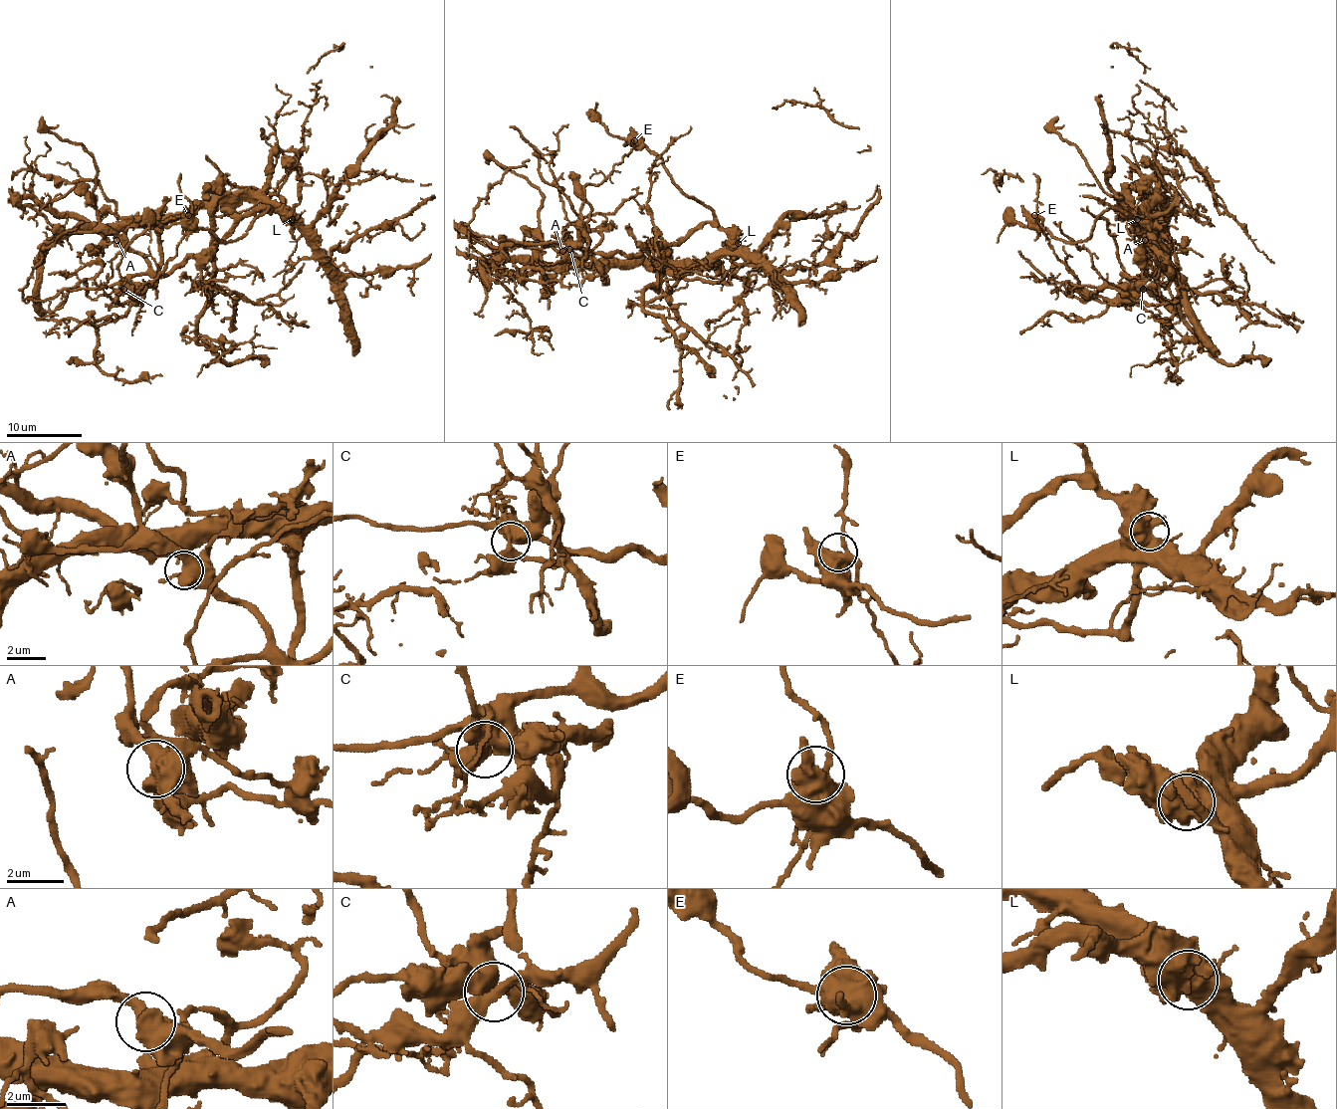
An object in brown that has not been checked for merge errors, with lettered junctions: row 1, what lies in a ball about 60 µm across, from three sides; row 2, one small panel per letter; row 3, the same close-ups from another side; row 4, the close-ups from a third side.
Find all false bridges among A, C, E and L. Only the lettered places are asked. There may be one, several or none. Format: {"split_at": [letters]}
{"split_at": []}

